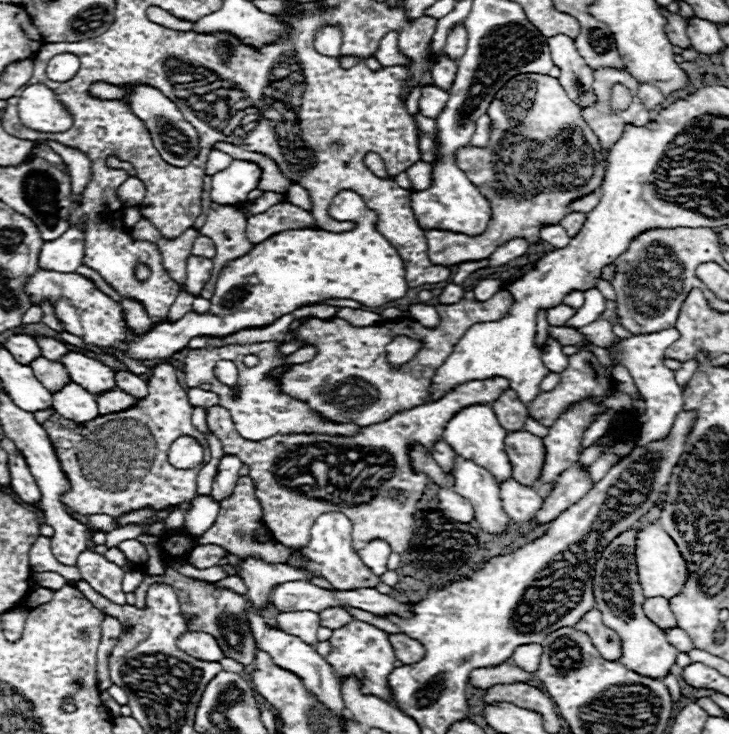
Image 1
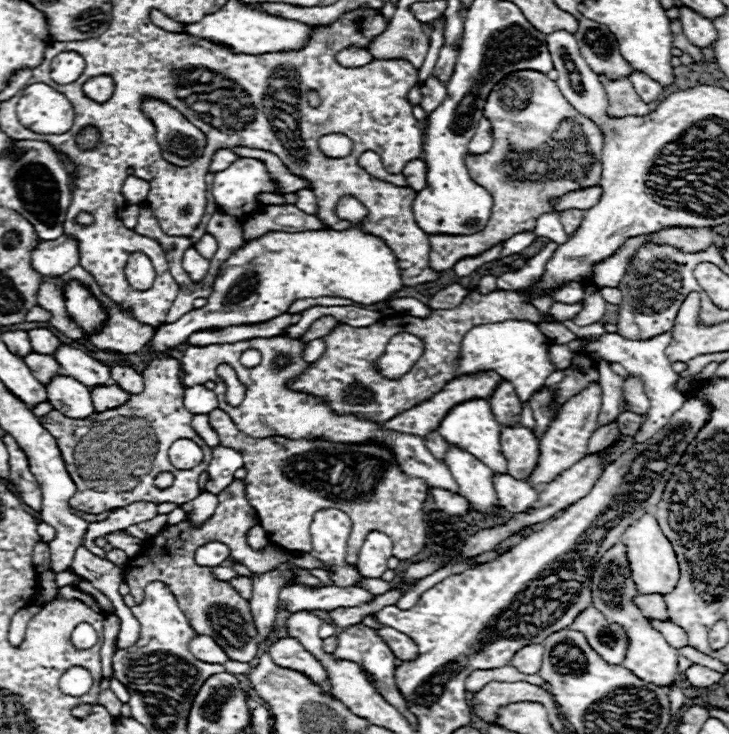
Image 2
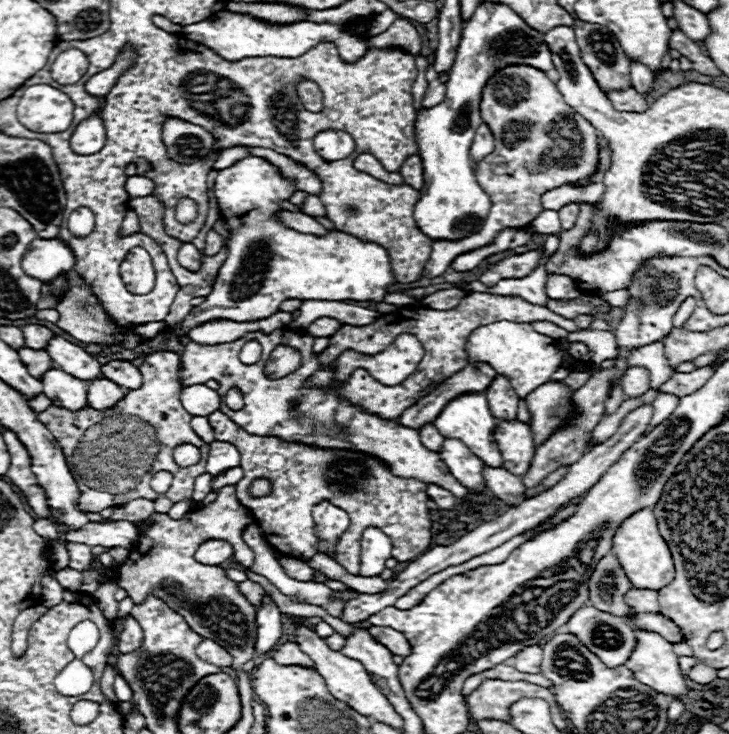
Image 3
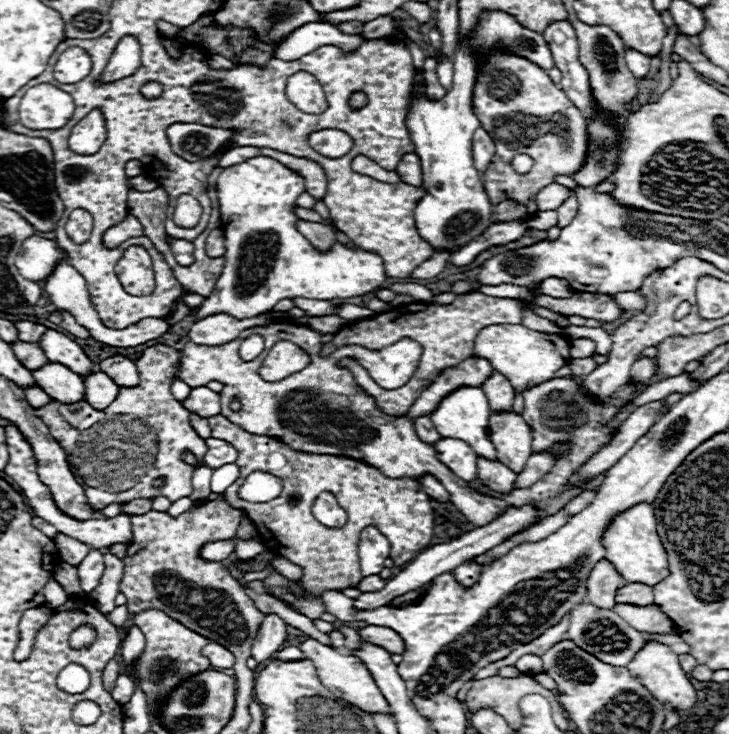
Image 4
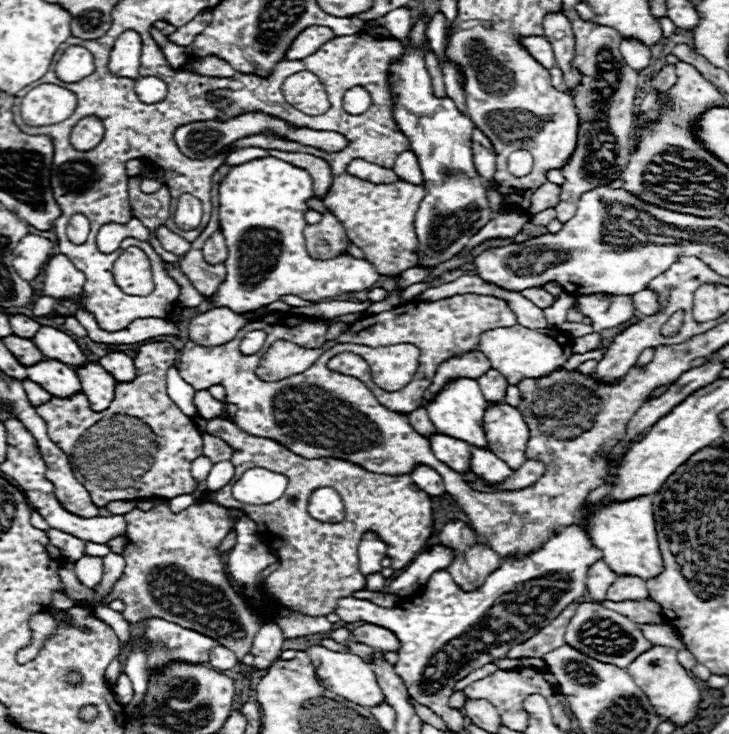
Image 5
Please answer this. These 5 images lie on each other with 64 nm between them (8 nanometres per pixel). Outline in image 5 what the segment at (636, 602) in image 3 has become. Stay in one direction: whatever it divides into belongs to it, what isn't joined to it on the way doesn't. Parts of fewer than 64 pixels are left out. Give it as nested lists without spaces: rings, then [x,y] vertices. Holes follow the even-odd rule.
[[[618,576],[618,580],[608,590],[608,600],[622,602],[622,600],[648,600],[650,592],[642,578],[634,576]]]

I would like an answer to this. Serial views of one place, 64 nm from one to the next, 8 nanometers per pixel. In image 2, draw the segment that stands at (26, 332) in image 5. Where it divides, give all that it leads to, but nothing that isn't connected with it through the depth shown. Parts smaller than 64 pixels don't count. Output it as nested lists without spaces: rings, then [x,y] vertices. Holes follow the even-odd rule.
[[[34,328],[28,332],[30,336],[30,342],[32,342],[32,348],[34,352],[42,352],[42,354],[54,354],[60,346],[60,340],[46,328]]]

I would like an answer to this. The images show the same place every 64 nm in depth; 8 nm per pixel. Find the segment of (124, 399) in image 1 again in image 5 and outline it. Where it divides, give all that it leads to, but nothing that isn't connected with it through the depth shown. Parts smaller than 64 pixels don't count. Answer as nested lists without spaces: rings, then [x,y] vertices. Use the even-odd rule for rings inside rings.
[[[90,362],[76,370],[78,370],[78,378],[82,380],[82,392],[86,394],[90,408],[96,412],[106,410],[114,400],[116,380],[98,362]]]

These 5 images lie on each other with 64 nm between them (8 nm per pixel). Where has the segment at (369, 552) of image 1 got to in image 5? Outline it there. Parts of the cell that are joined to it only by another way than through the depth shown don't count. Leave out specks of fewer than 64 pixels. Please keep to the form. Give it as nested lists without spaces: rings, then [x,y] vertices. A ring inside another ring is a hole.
[[[372,532],[366,534],[366,538],[362,538],[360,542],[360,550],[358,550],[358,560],[360,560],[360,572],[364,576],[380,572],[382,570],[382,558],[386,556],[386,544],[382,540],[378,540],[378,536],[374,536]]]

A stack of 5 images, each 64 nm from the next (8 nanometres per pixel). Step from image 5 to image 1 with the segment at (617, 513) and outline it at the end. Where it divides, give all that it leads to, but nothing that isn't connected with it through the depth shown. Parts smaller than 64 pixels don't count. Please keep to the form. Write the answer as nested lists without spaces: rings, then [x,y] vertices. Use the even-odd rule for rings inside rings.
[[[648,524],[646,528],[642,528],[642,532],[638,534],[636,556],[638,556],[638,578],[640,578],[640,586],[642,586],[646,598],[662,596],[662,598],[670,600],[670,598],[674,598],[674,594],[678,596],[682,592],[682,588],[688,582],[688,566],[678,550],[678,546],[660,528],[660,524]]]

